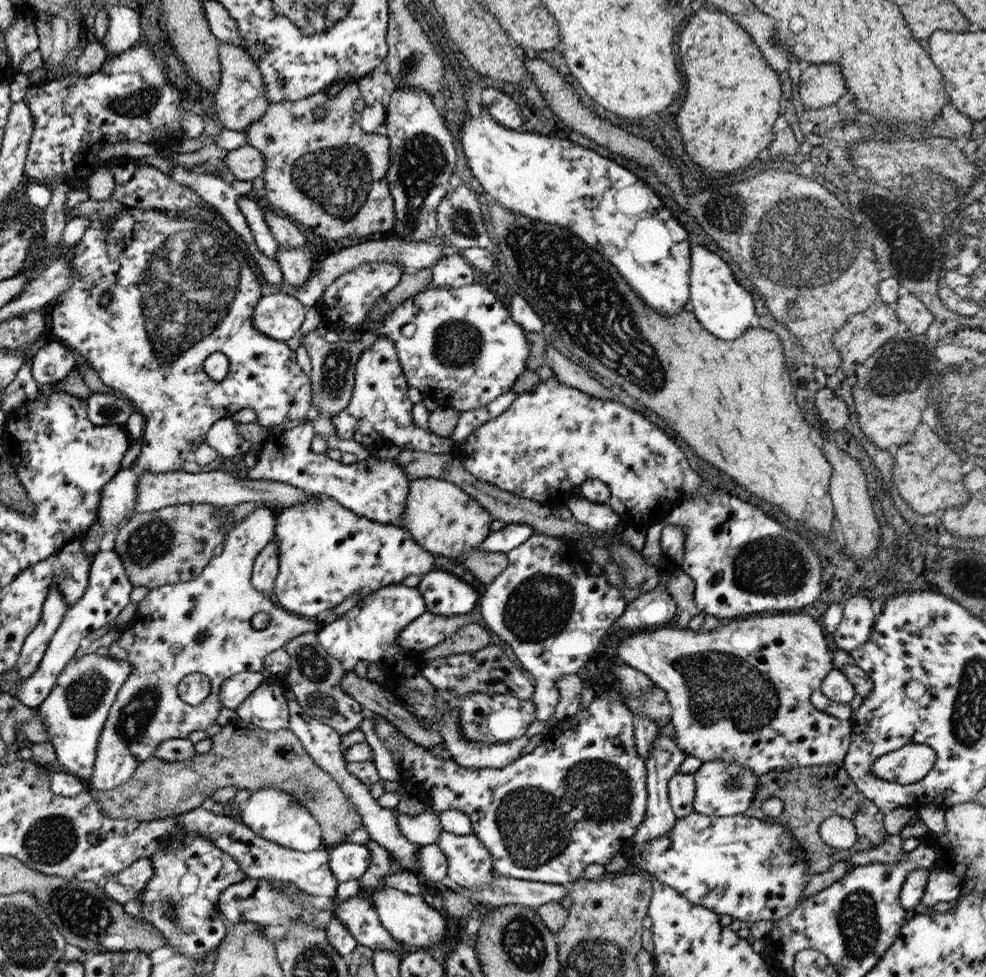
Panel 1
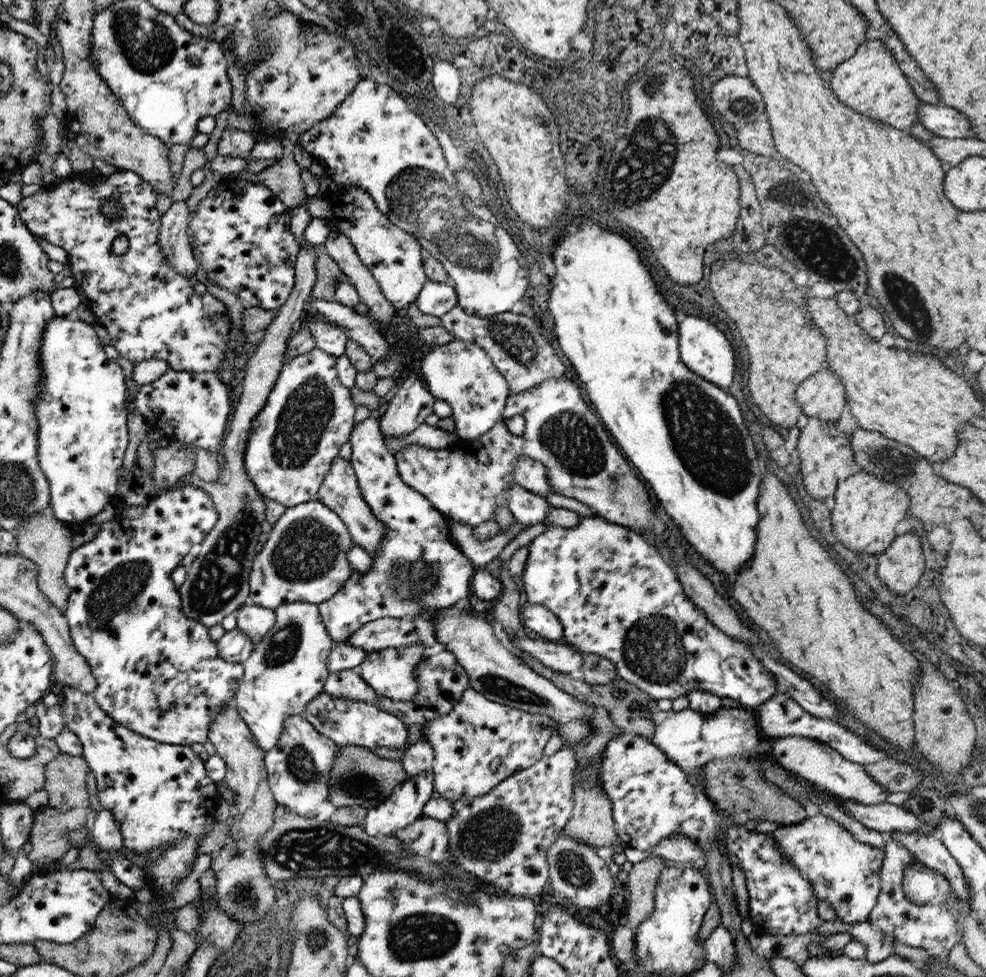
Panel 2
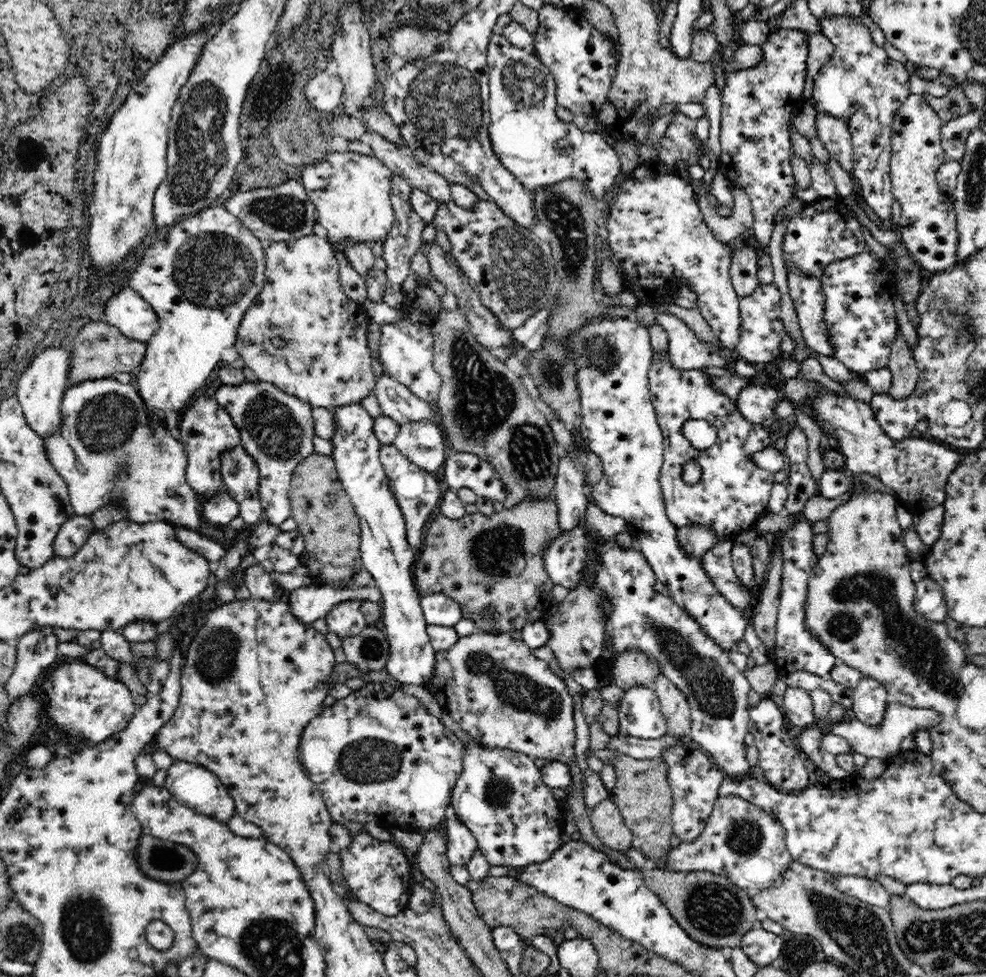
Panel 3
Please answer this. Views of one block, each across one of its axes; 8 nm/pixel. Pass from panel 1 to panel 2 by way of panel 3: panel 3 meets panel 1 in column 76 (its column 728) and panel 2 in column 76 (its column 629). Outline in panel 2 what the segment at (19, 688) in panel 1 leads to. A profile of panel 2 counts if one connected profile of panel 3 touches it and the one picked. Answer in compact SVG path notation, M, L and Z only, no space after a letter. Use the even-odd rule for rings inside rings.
M73 315L55 316L50 321L49 328L46 328L45 336L42 337L41 350L42 363L42 388L38 389L37 400L34 400L34 406L37 407L38 423L41 424L41 432L39 432L39 456L41 468L49 478L50 491L52 492L52 500L50 508L54 509L54 516L60 521L72 527L80 526L90 518L96 516L104 510L104 507L110 502L114 494L117 494L117 484L120 477L120 470L123 464L126 446L128 446L128 426L126 426L126 410L124 410L124 390L126 390L126 376L122 372L122 368L116 364L114 359L109 359L104 350L102 350L102 342L98 340L96 332L92 325L82 322L73 317Z

